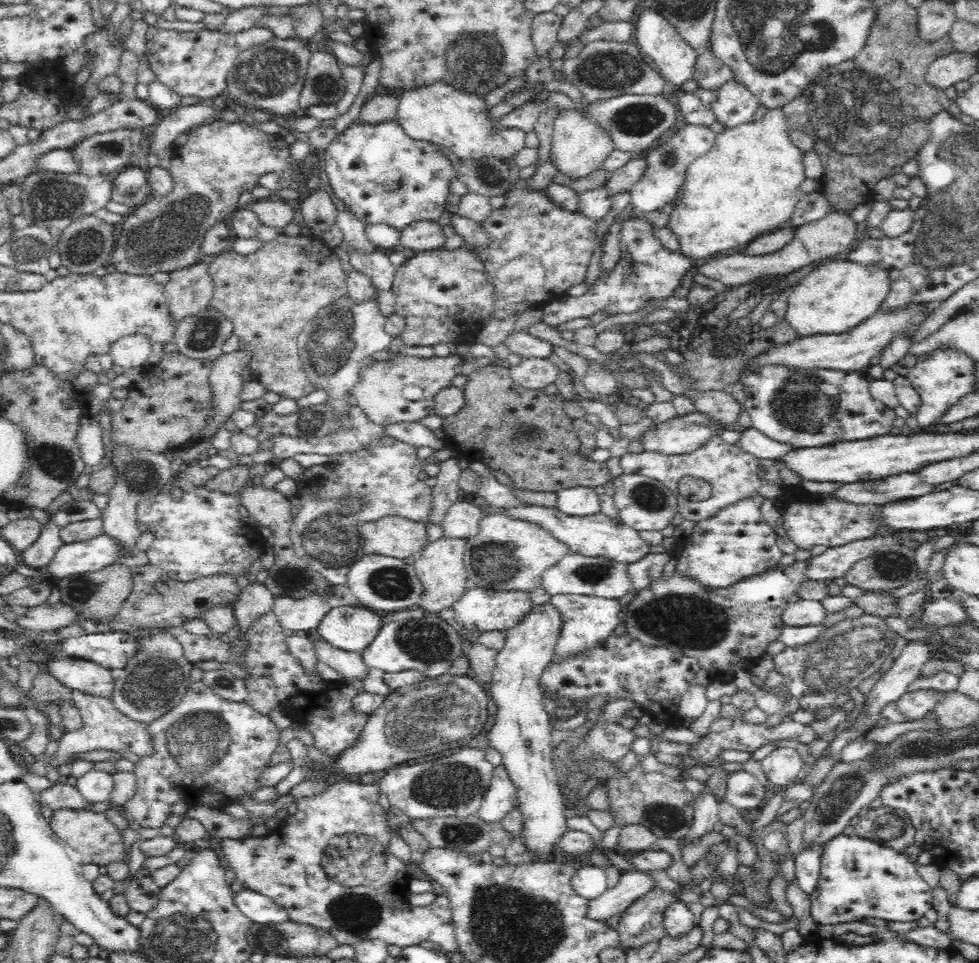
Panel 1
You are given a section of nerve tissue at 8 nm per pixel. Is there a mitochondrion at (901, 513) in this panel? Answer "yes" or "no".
no

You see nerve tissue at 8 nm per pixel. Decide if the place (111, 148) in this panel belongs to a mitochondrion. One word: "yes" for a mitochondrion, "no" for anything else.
yes

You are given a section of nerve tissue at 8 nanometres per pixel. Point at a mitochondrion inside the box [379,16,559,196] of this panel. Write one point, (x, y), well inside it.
(476, 58)

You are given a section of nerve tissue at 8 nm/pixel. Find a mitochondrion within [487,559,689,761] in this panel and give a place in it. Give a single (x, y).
(590, 574)

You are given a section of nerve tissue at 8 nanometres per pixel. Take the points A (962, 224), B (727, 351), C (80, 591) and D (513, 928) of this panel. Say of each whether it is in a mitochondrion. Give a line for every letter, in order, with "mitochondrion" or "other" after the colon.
A: mitochondrion
B: mitochondrion
C: mitochondrion
D: mitochondrion

